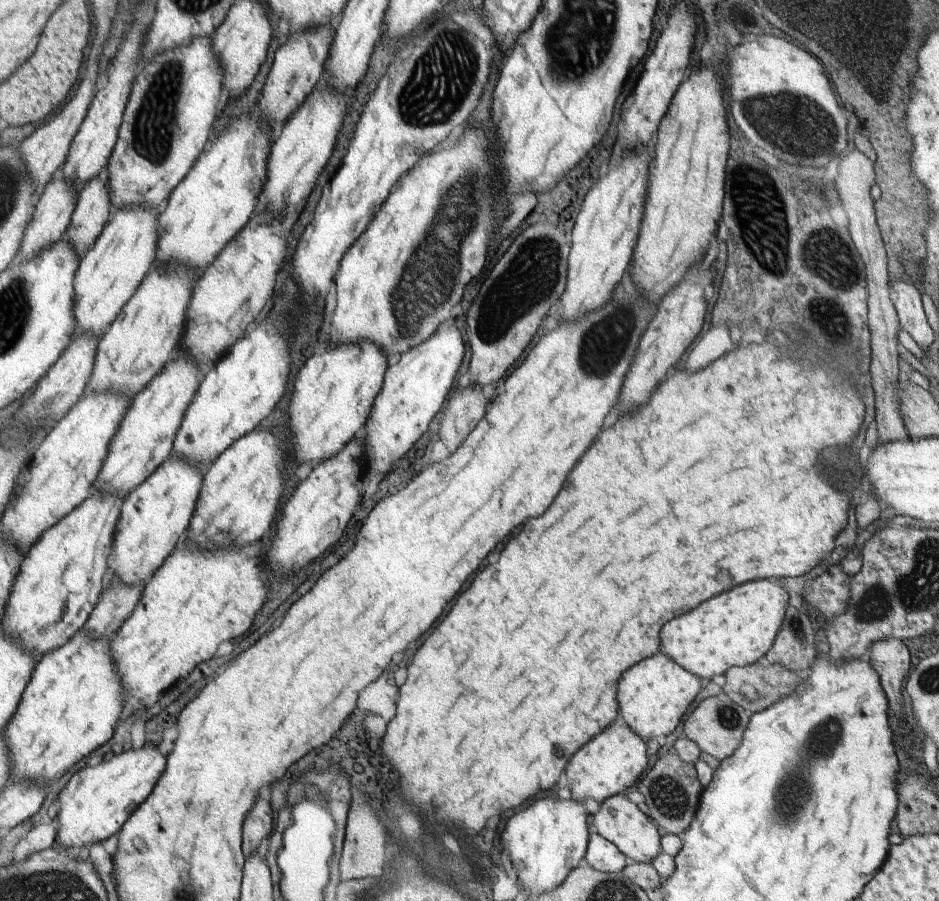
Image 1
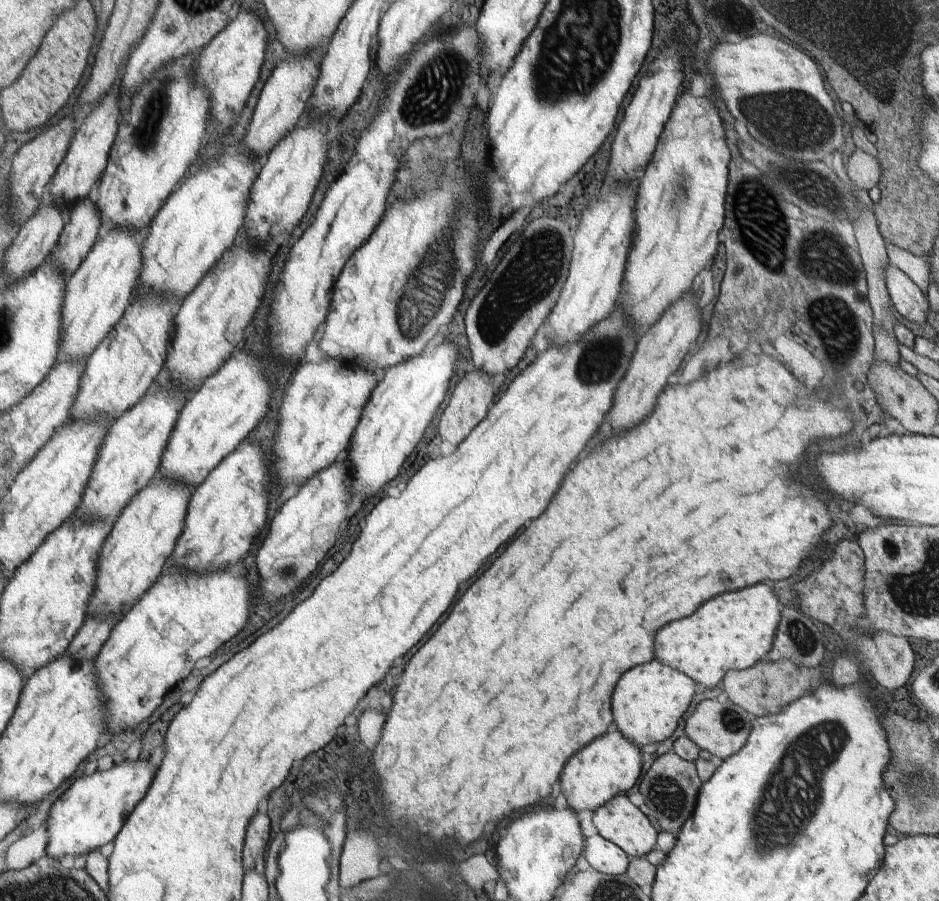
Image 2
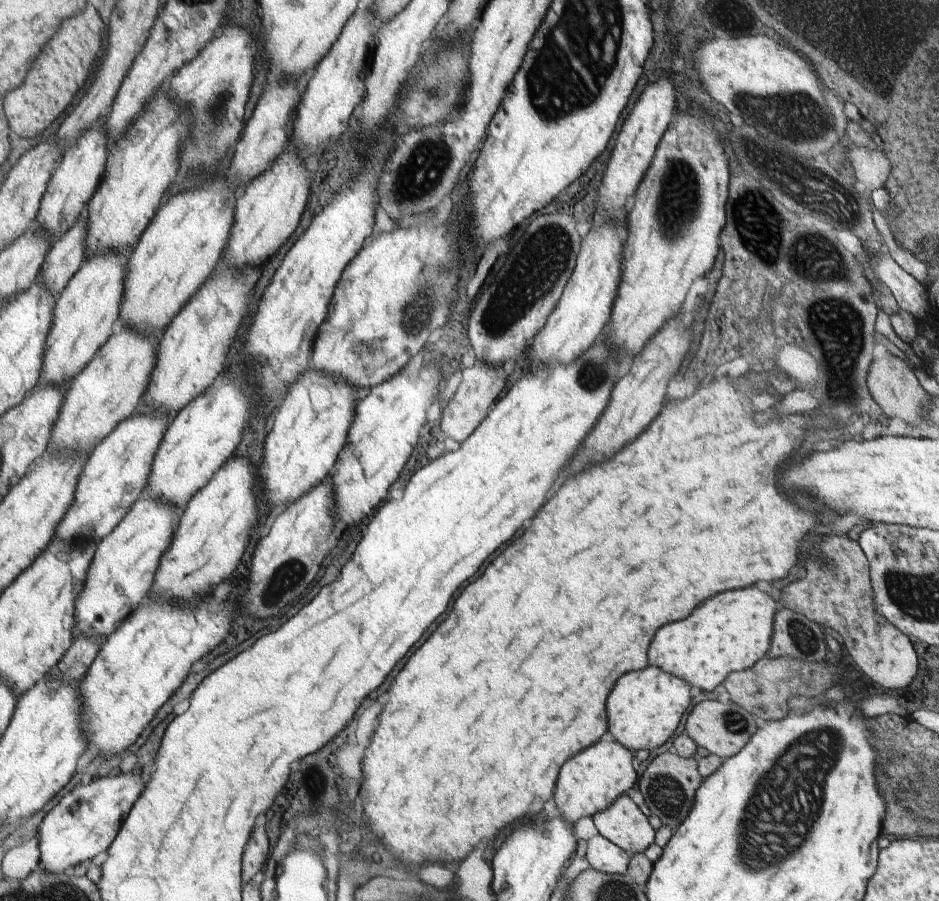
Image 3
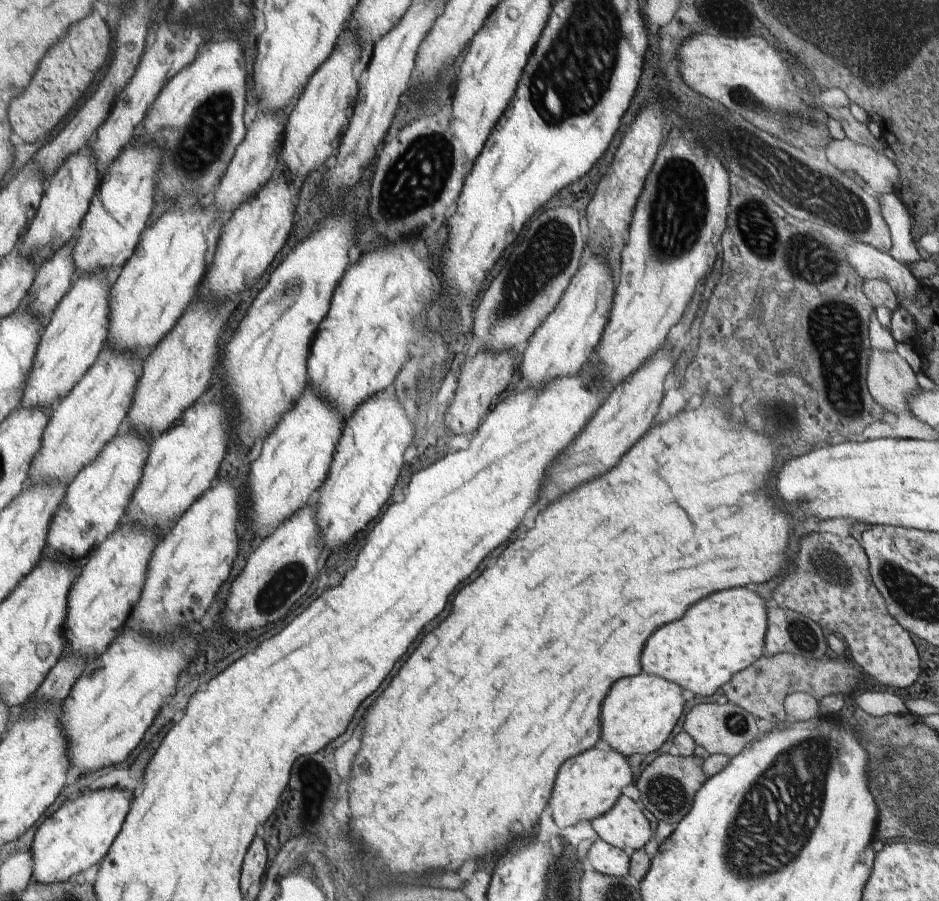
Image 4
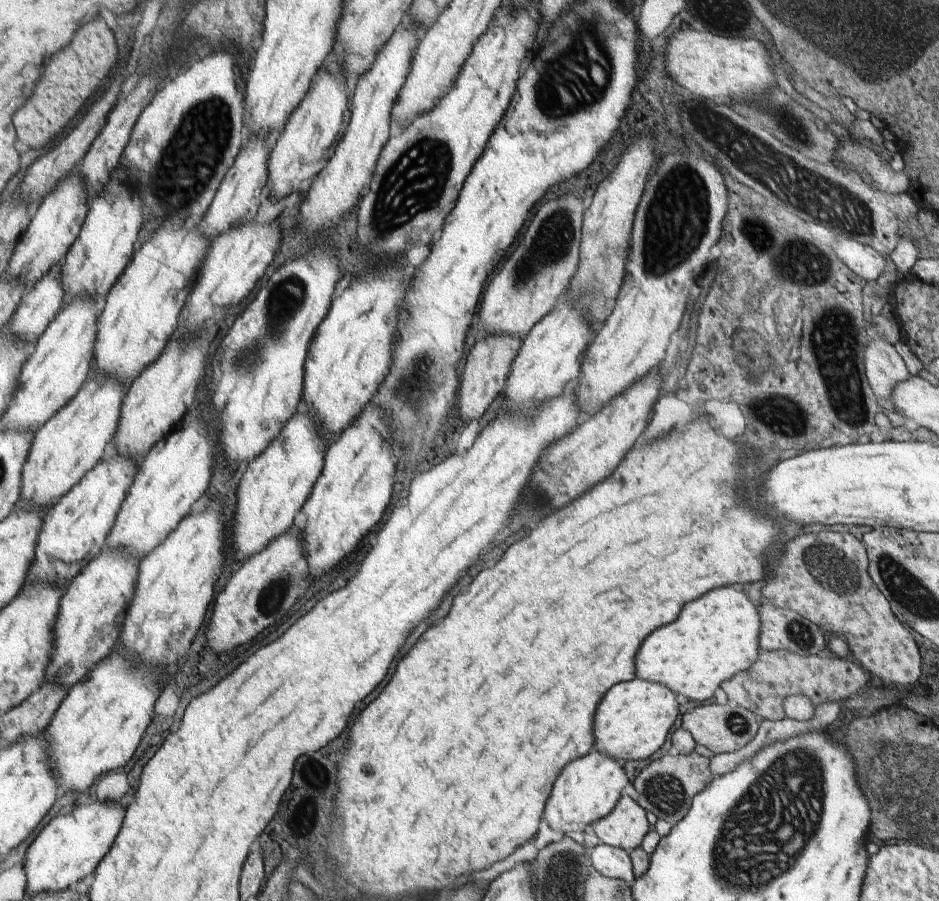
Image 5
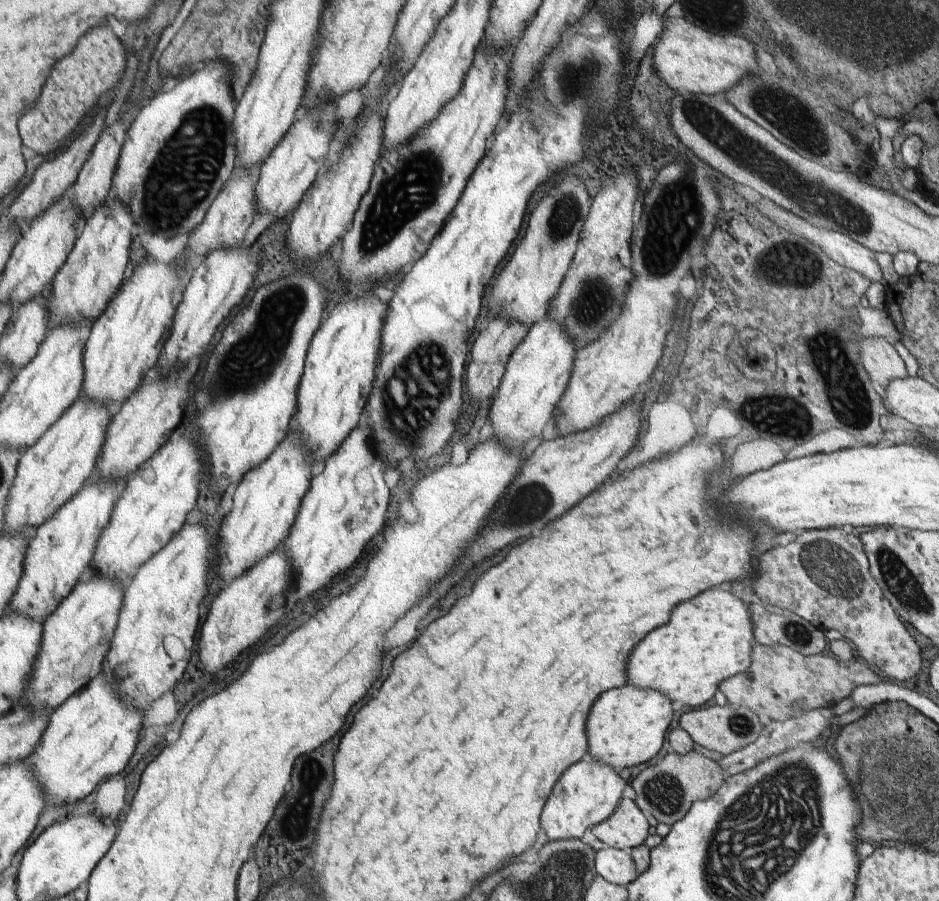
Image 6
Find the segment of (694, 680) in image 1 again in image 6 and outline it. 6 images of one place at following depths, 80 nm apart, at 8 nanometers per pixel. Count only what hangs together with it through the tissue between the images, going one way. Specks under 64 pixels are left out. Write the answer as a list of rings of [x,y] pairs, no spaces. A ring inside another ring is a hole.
[[[630,684],[608,690],[594,702],[594,706],[588,714],[588,720],[586,720],[587,757],[596,763],[611,767],[616,772],[648,762],[661,750],[665,742],[666,730],[672,722],[673,715],[672,700],[660,692],[651,689],[638,689]]]

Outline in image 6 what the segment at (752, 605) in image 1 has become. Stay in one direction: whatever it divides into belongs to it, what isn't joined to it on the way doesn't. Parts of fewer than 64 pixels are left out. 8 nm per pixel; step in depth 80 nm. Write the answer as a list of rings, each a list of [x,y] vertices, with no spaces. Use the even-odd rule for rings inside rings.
[[[715,588],[705,590],[692,600],[680,602],[668,624],[663,624],[648,633],[648,636],[632,650],[626,666],[627,683],[638,689],[651,689],[668,696],[672,703],[682,702],[684,706],[697,709],[711,700],[724,680],[742,672],[748,672],[752,662],[752,650],[755,645],[752,632],[752,616],[748,605],[728,590]]]

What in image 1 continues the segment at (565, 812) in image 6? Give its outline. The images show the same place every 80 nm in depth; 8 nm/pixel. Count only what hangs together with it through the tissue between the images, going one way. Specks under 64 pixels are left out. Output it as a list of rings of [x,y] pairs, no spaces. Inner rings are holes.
[[[618,716],[569,759],[565,773],[571,798],[584,804],[588,801],[602,804],[607,798],[624,793],[626,788],[640,780],[648,768],[646,743]]]

